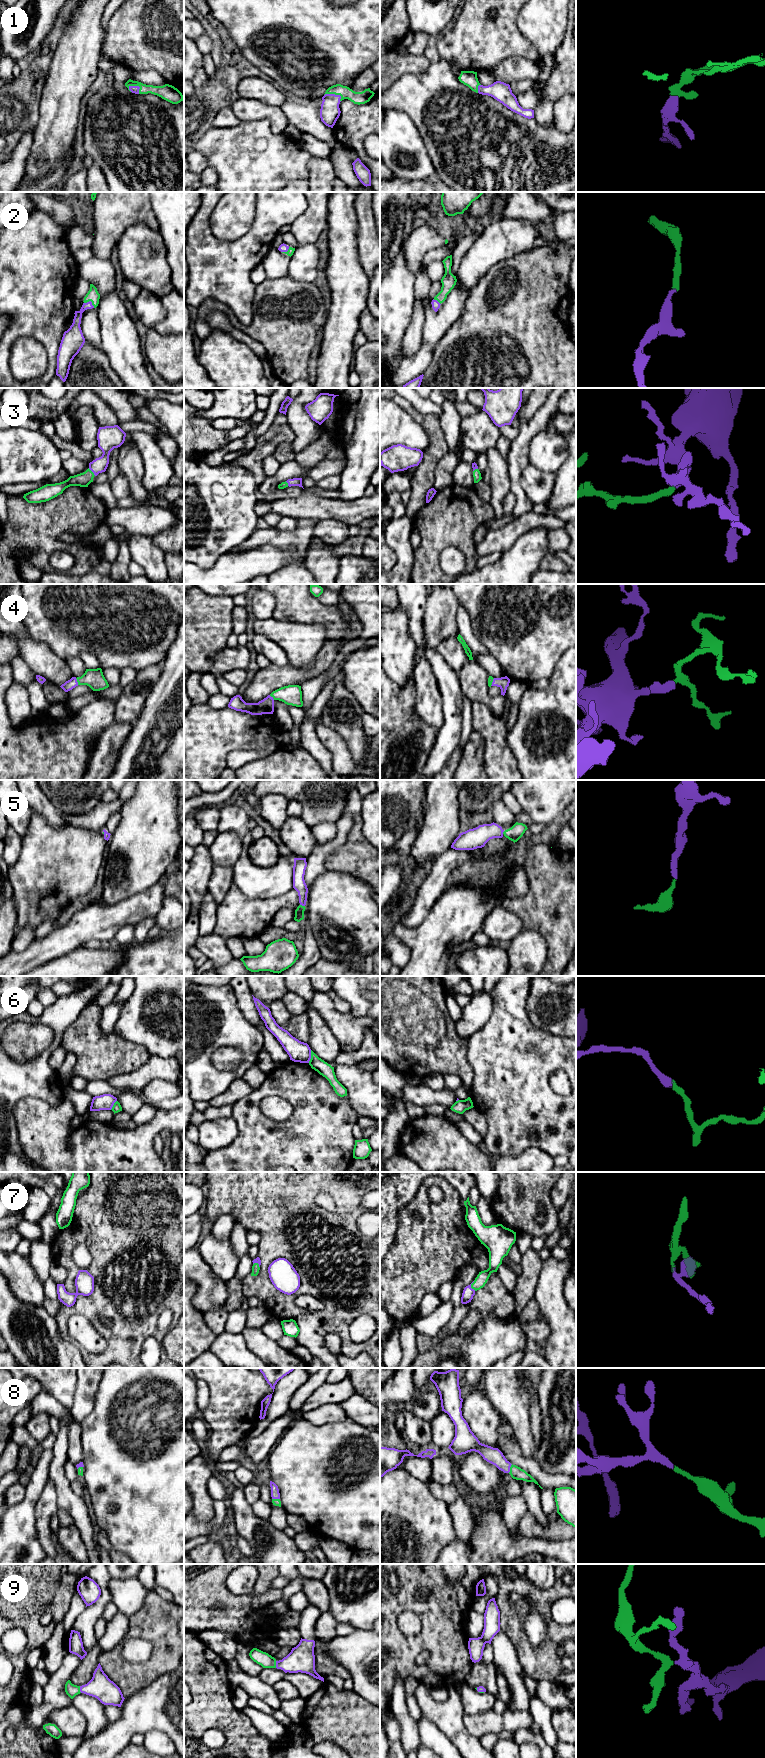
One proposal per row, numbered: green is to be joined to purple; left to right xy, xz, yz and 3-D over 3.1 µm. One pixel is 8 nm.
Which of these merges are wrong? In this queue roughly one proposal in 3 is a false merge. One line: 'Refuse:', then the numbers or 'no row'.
Refuse: 6

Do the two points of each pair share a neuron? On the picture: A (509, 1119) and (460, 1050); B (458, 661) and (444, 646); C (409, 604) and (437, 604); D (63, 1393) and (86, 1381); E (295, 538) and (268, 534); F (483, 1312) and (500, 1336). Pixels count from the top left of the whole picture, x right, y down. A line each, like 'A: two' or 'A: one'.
A: two
B: one
C: two
D: two
E: one
F: two

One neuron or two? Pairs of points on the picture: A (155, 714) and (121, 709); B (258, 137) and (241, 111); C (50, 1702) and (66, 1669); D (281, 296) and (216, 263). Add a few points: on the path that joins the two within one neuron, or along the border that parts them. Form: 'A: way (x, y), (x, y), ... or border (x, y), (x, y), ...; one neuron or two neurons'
A: border (150, 691), (137, 719), (132, 724); two neurons
B: border (241, 120), (266, 120), (270, 127); two neurons
C: way (54, 1694), (56, 1682), (60, 1677); one neuron
D: border (257, 285), (251, 308); two neurons

